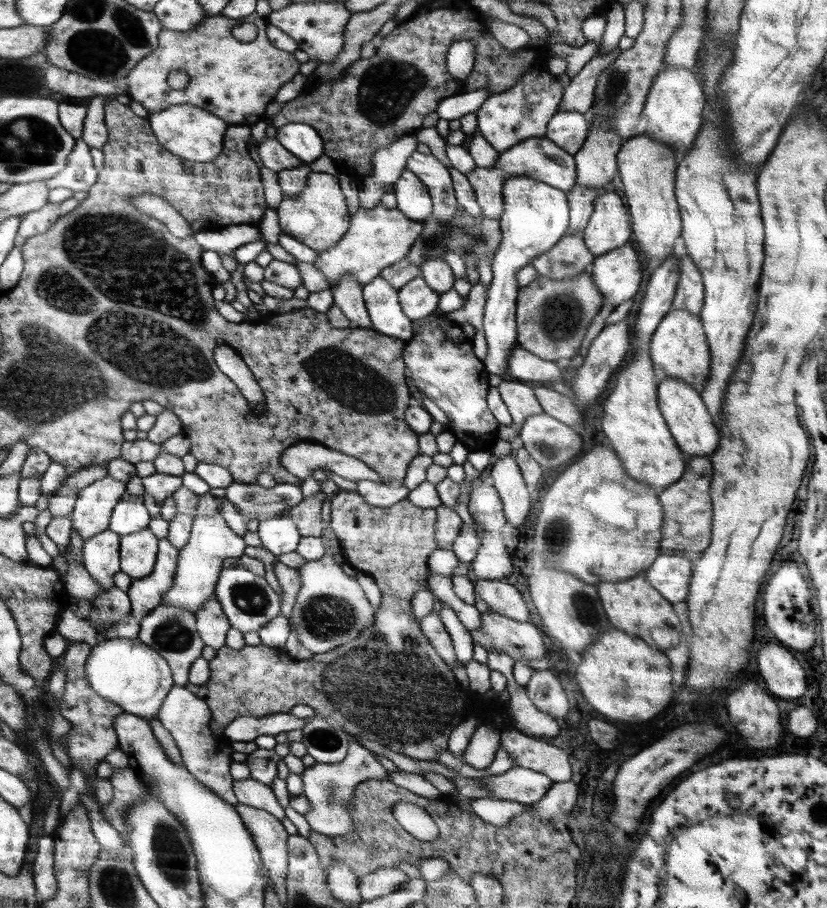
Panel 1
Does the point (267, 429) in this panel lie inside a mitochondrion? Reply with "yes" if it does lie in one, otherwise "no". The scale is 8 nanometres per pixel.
no

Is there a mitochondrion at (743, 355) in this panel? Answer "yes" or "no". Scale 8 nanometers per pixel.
no

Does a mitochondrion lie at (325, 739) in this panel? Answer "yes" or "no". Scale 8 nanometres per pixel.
yes

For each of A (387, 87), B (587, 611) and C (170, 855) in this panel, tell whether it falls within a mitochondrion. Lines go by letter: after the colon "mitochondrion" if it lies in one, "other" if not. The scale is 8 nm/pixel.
A: mitochondrion
B: mitochondrion
C: mitochondrion

